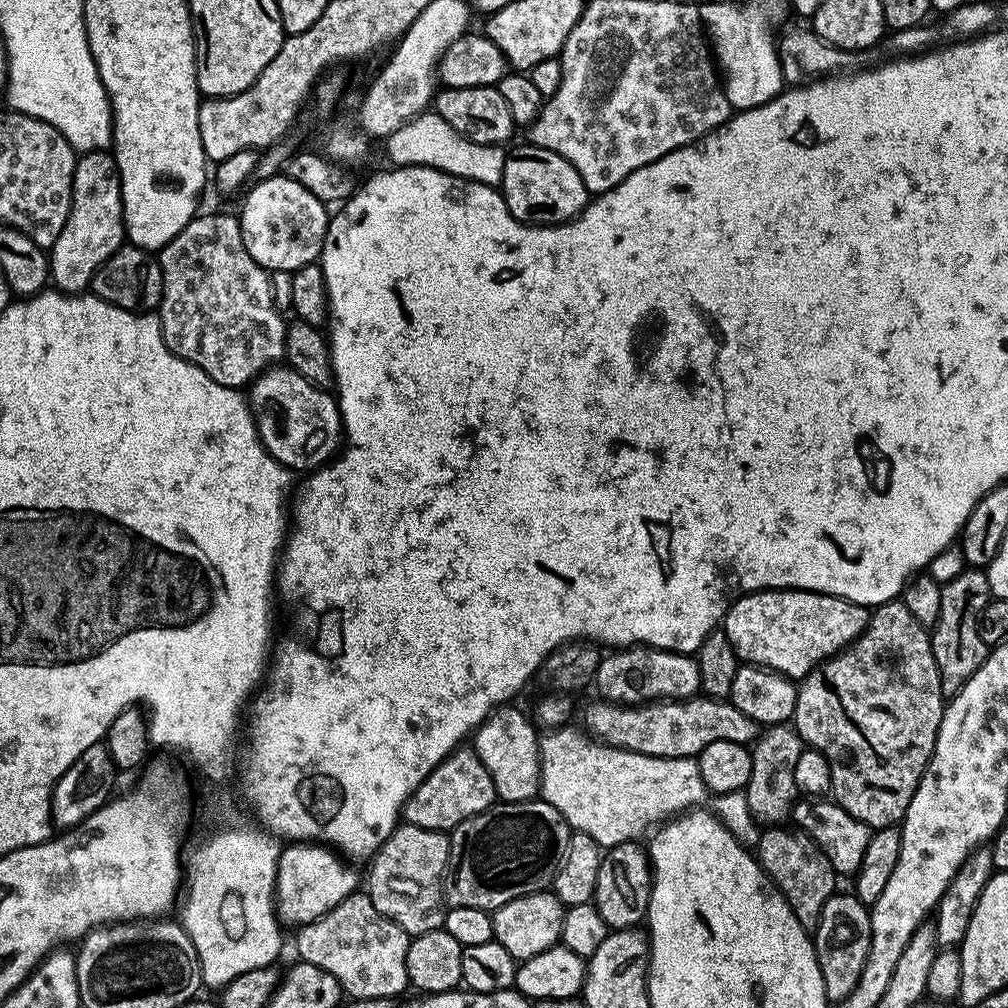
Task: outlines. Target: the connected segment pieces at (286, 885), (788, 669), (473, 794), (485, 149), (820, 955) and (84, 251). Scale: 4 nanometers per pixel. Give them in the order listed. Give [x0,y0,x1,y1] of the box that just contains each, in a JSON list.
[[276,842,357,926],[722,590,870,682],[402,746,497,834],[386,110,508,186],[814,894,872,1002],[48,150,125,293]]

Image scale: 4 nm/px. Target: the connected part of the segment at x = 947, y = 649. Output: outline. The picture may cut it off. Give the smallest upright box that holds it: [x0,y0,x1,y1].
[930,566,993,694]

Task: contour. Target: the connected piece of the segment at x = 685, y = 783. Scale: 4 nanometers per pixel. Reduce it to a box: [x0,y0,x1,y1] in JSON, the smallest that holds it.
[539,726,762,850]

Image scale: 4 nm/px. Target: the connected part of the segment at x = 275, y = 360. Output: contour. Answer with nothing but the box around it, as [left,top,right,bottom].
[158,215,288,390]

